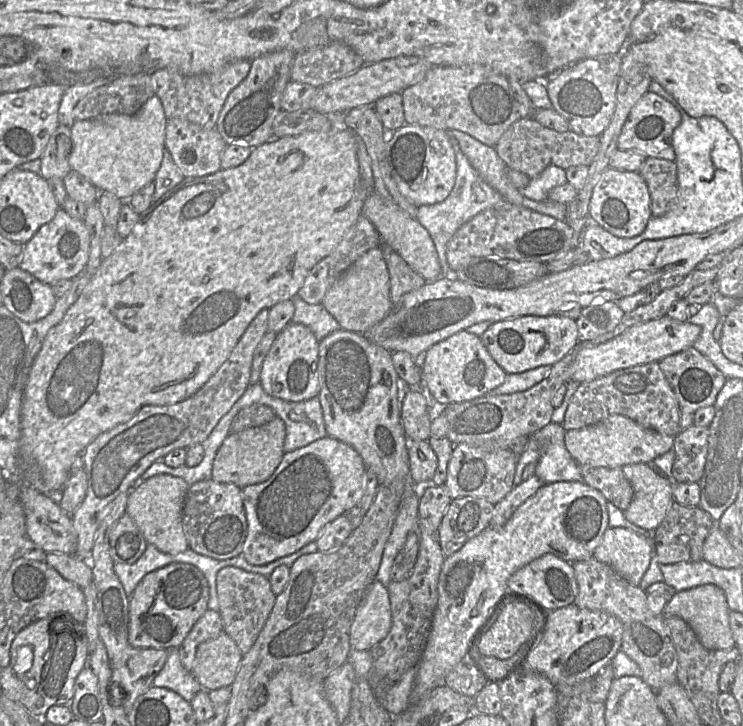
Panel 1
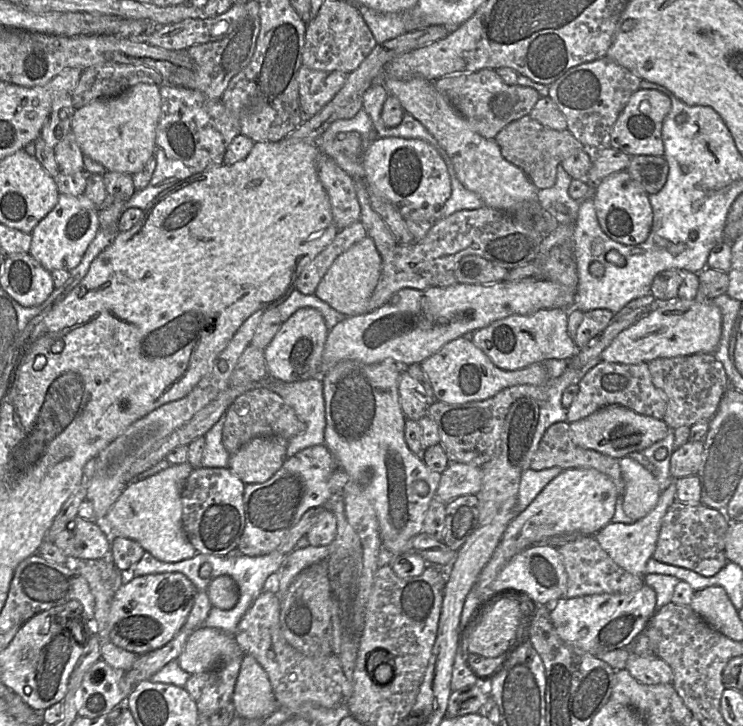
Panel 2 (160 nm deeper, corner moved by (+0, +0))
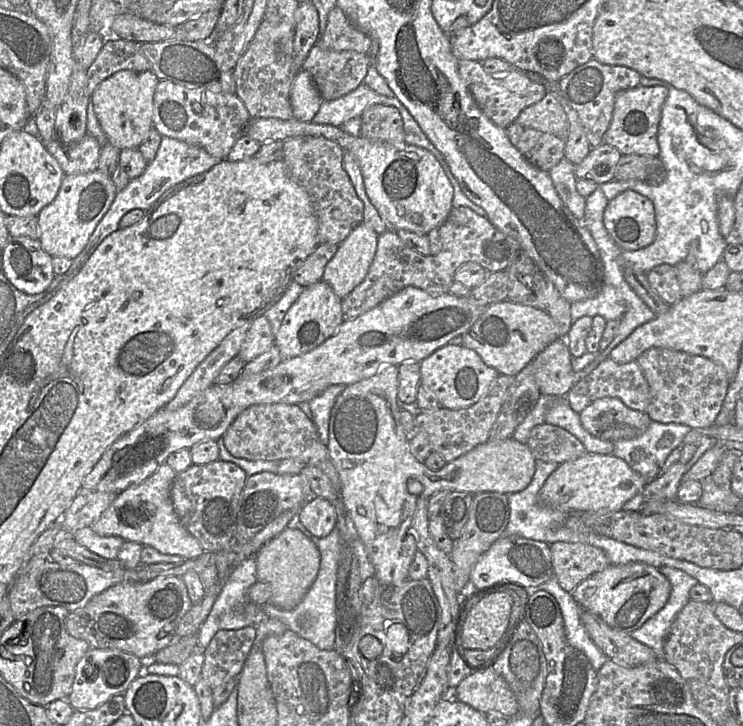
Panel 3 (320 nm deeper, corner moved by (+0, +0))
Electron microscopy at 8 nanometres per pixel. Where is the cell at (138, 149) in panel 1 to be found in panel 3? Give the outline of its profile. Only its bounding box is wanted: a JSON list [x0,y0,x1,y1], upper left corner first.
[91,70,159,149]

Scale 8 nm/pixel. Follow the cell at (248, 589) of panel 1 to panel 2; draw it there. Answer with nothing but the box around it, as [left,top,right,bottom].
[234,592,346,708]

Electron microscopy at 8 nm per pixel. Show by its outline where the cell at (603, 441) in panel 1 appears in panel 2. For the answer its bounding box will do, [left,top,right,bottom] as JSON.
[570,405,670,459]

